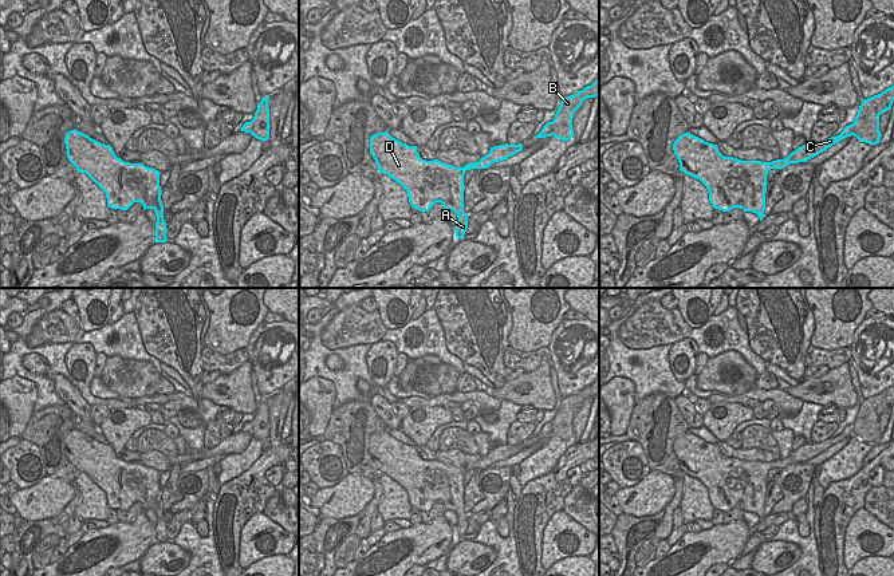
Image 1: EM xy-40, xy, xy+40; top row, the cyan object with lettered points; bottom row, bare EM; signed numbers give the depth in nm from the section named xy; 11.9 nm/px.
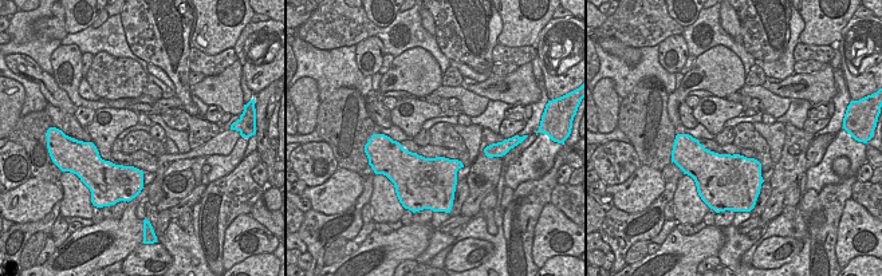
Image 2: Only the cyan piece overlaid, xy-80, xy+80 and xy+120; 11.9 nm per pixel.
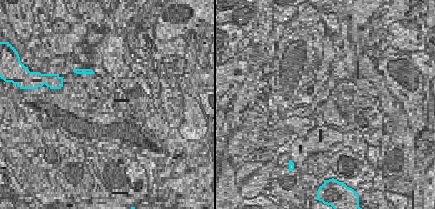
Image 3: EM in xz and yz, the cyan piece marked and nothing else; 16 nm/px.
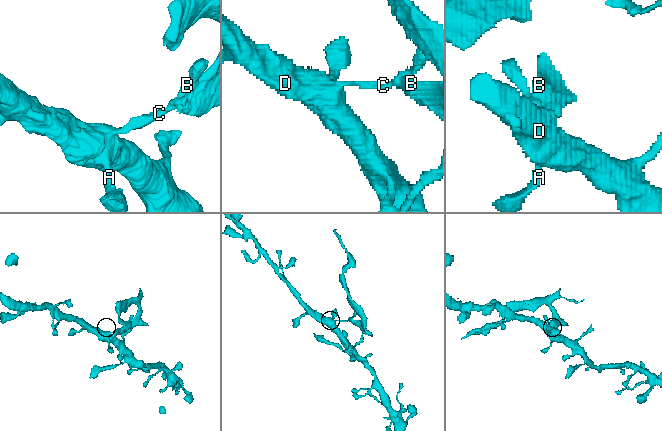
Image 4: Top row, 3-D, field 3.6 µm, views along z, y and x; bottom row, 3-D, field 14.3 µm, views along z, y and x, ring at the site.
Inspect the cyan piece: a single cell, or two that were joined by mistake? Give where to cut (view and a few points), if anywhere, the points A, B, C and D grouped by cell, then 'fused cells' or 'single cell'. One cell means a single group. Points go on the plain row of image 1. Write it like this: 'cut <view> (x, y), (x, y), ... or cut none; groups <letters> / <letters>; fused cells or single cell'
cut xy (485, 456), (492, 462); groups A D / B C; fused cells

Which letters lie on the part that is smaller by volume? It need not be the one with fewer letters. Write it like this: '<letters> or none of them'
B, C

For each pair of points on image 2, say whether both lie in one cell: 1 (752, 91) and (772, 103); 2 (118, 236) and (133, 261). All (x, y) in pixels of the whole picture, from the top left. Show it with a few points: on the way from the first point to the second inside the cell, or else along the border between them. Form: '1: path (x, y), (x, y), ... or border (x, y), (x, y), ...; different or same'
1: path (758, 91), (767, 98); same
2: border (142, 241), (122, 261); different

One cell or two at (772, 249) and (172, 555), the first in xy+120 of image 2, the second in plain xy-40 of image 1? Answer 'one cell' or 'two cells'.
one cell

